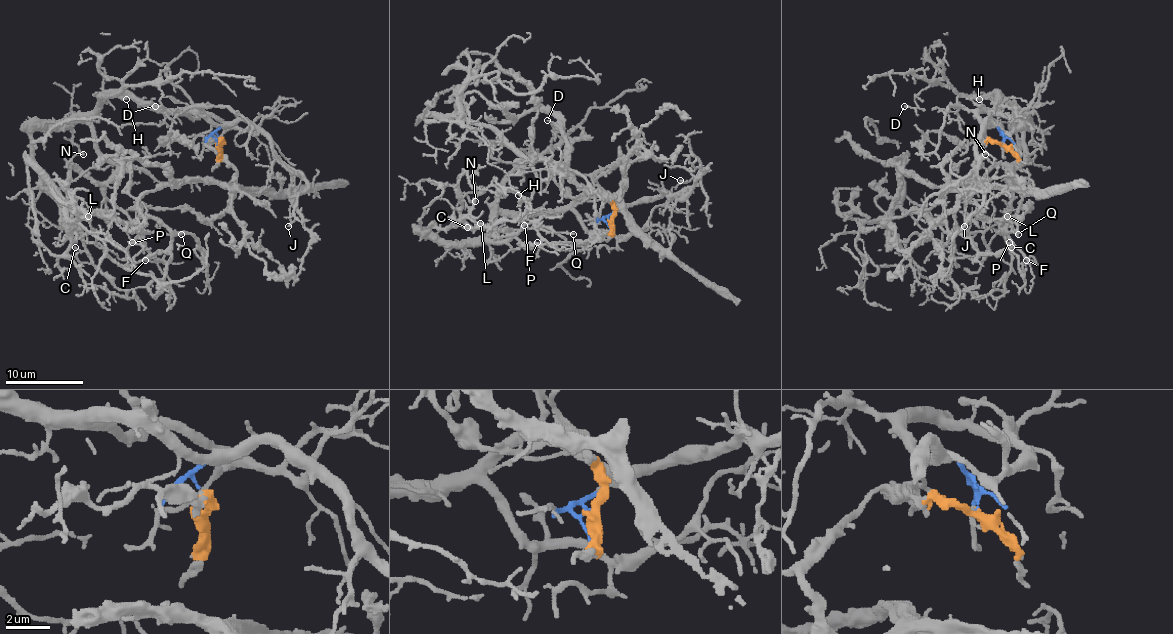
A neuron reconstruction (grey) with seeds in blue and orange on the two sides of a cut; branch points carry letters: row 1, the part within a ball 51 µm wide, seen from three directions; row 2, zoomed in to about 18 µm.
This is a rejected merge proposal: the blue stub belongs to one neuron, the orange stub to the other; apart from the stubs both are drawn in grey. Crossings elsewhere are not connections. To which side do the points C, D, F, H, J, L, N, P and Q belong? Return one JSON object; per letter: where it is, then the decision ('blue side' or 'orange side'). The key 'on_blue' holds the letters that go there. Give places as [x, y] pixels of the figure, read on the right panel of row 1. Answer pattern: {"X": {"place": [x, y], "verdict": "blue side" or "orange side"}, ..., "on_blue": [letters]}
{"C": {"place": [1011, 247], "verdict": "blue side"}, "D": {"place": [904, 106], "verdict": "blue side"}, "F": {"place": [1026, 260], "verdict": "blue side"}, "H": {"place": [979, 99], "verdict": "blue side"}, "J": {"place": [964, 226], "verdict": "blue side"}, "L": {"place": [1007, 216], "verdict": "blue side"}, "N": {"place": [985, 154], "verdict": "blue side"}, "P": {"place": [1009, 242], "verdict": "blue side"}, "Q": {"place": [1018, 234], "verdict": "blue side"}, "on_blue": ["C", "D", "F", "H", "J", "L", "N", "P", "Q"]}

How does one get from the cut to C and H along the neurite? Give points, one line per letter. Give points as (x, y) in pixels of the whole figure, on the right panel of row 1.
C: (1004, 145), (1002, 133), (979, 118), (999, 94), (1026, 120), (1016, 133), (1012, 202), (999, 227), (1010, 247)
H: (1004, 145), (1002, 133), (979, 118), (979, 112), (989, 112), (993, 108), (997, 96), (975, 96), (979, 98)

